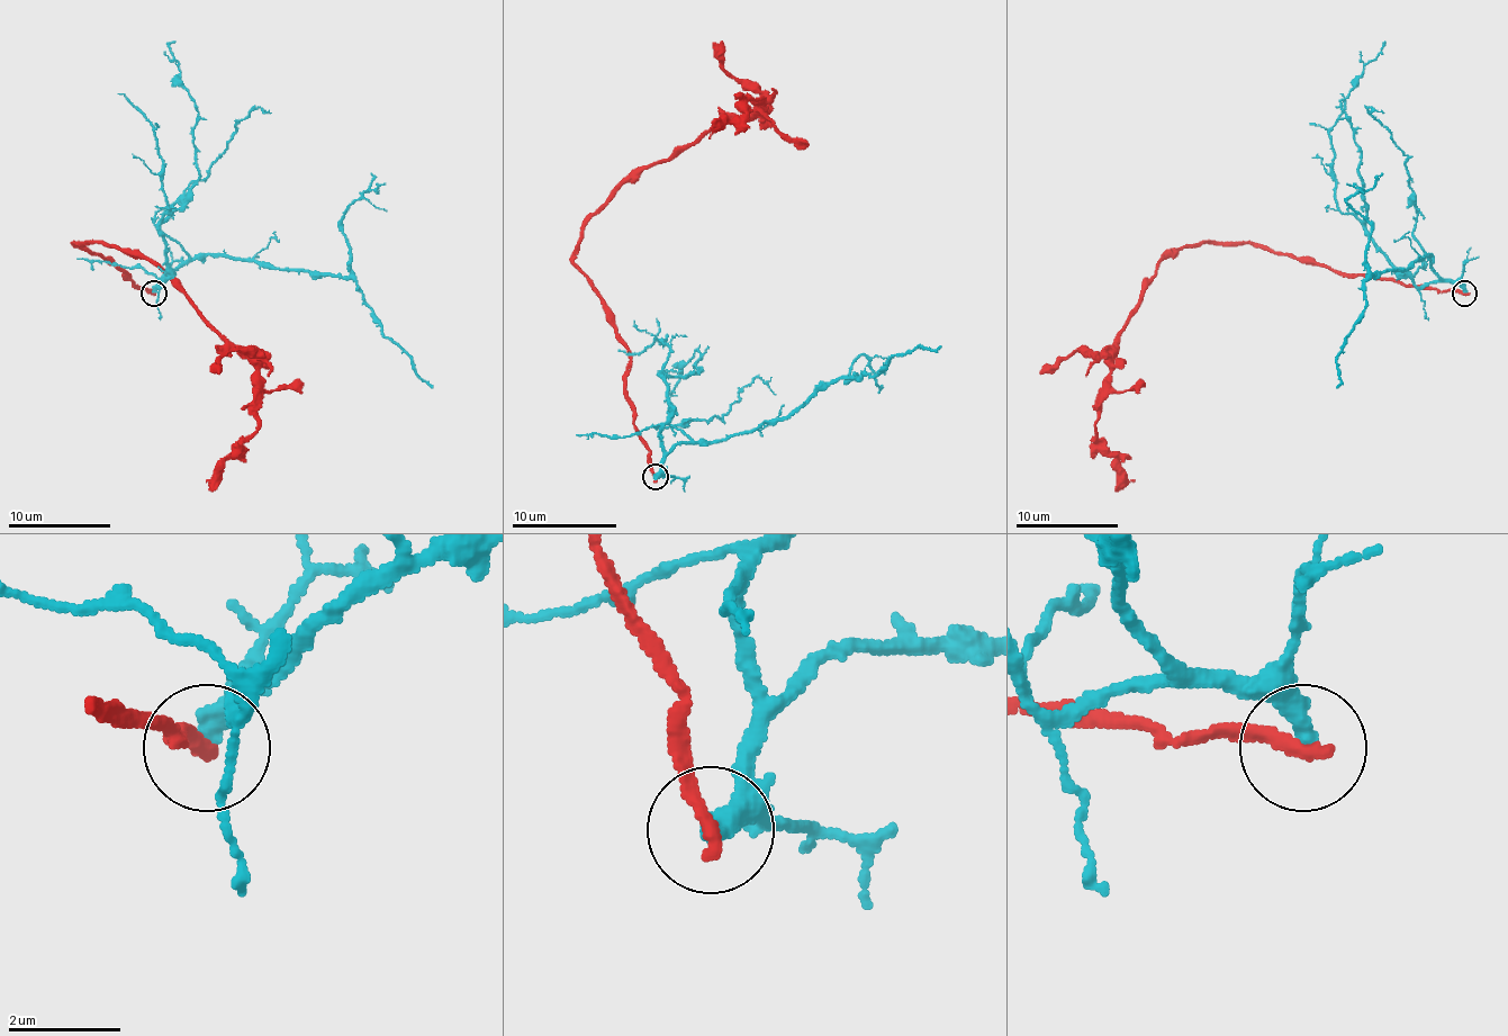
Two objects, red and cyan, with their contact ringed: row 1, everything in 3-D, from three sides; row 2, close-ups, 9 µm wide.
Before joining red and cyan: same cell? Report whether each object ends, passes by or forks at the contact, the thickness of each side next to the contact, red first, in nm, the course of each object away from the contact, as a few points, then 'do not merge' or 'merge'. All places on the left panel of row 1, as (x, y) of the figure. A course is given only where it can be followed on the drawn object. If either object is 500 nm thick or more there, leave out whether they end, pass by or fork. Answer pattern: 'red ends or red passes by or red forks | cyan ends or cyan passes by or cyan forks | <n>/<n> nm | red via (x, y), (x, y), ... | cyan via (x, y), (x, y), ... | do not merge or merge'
red ends | cyan ends | 300/380 nm | red via (154, 294), (126, 278), (116, 263), (75, 245), (136, 250), (254, 368), (256, 429), (206, 483) | cyan via (154, 291), (174, 268), (208, 255), (349, 276), (387, 338), (409, 358), (413, 368), (433, 388) | do not merge

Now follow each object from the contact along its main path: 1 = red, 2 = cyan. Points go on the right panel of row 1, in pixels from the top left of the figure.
1: (1463, 294), (1341, 276), (1254, 245), (1172, 250), (1119, 338), (1095, 429), (1134, 483)
2: (1463, 291), (1433, 268), (1430, 255), (1410, 268), (1369, 276), (1366, 306), (1336, 358), (1341, 380), (1336, 388)

